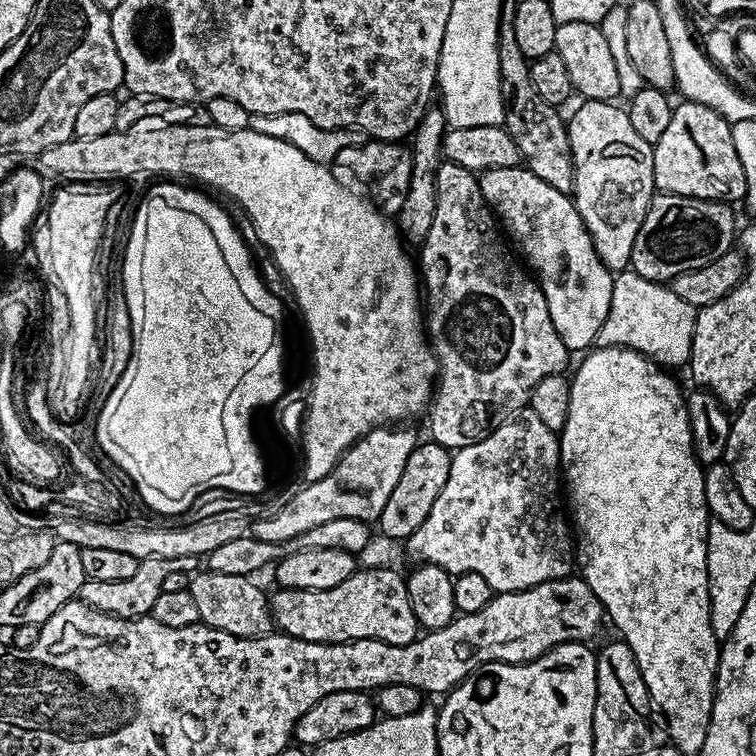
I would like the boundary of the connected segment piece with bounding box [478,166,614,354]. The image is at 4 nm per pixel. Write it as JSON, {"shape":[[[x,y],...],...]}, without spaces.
{"shape":[[[525,166],[485,168],[478,179],[482,198],[486,198],[502,221],[510,240],[512,235],[511,243],[520,244],[527,267],[543,288],[554,330],[558,330],[562,342],[568,345],[569,353],[583,353],[584,344],[593,343],[600,332],[600,321],[606,318],[614,276],[602,258],[598,258],[571,195],[547,185]]]}

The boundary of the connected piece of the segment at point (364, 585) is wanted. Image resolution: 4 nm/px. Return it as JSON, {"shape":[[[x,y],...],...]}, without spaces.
{"shape":[[[392,568],[357,570],[346,582],[330,586],[330,590],[277,587],[275,591],[270,596],[272,622],[286,636],[319,644],[348,644],[351,640],[409,644],[418,636],[405,577]]]}

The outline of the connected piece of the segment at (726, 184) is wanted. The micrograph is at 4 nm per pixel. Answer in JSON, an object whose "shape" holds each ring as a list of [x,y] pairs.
{"shape":[[[677,103],[666,131],[652,149],[652,157],[654,182],[661,193],[721,202],[746,197],[746,170],[742,170],[738,150],[734,150],[733,125],[710,106]]]}

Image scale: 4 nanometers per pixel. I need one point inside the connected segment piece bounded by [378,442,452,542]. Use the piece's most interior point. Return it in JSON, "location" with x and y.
{"location":[426,470]}

